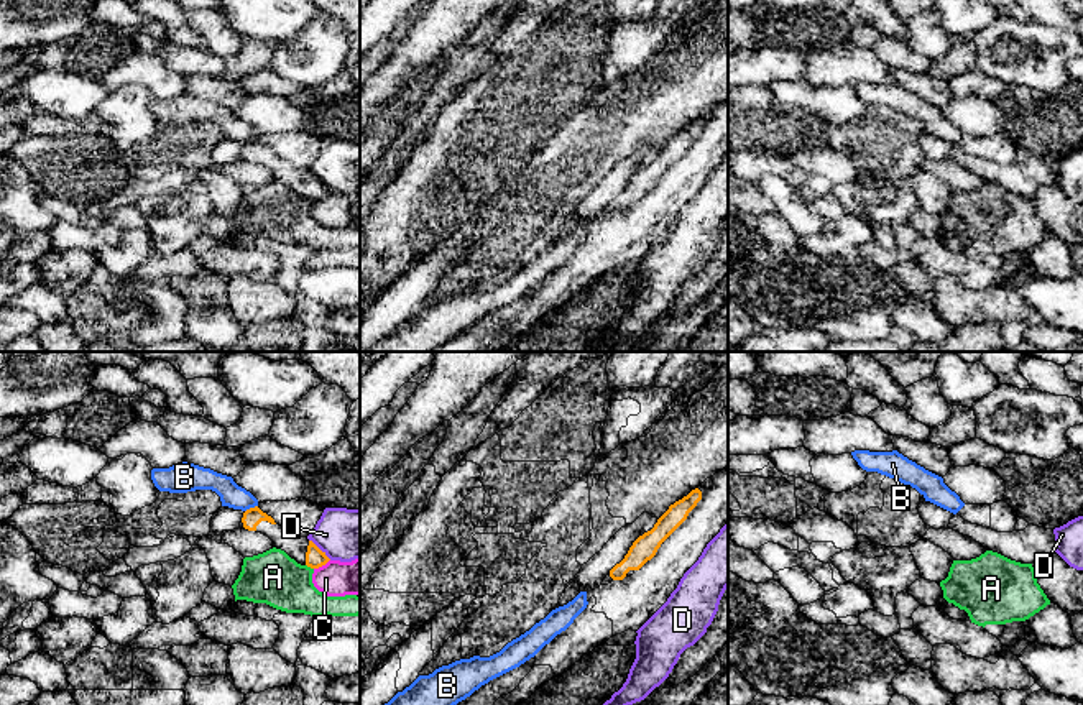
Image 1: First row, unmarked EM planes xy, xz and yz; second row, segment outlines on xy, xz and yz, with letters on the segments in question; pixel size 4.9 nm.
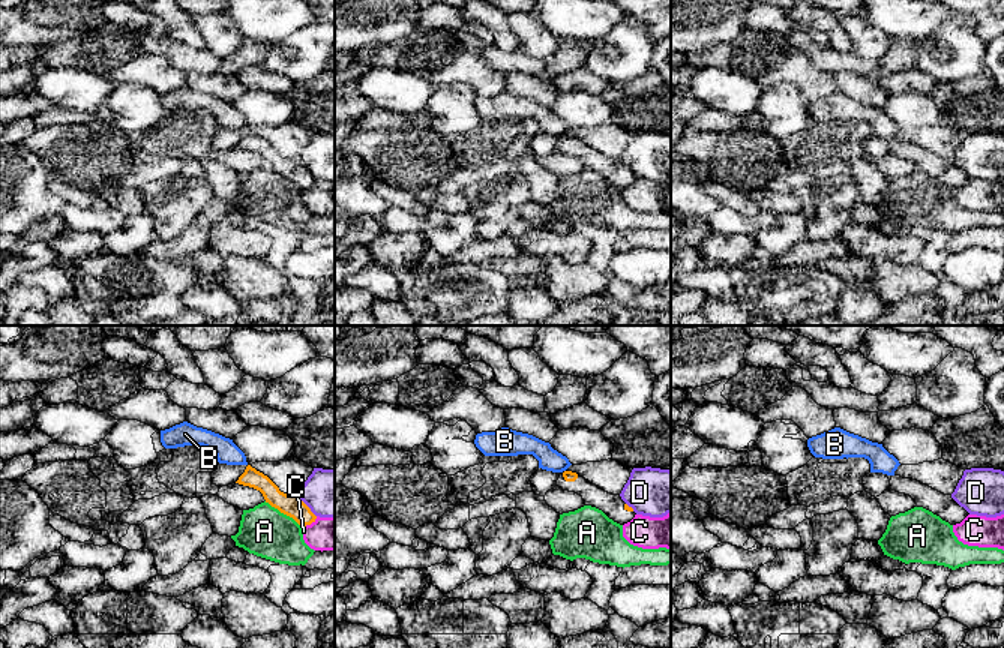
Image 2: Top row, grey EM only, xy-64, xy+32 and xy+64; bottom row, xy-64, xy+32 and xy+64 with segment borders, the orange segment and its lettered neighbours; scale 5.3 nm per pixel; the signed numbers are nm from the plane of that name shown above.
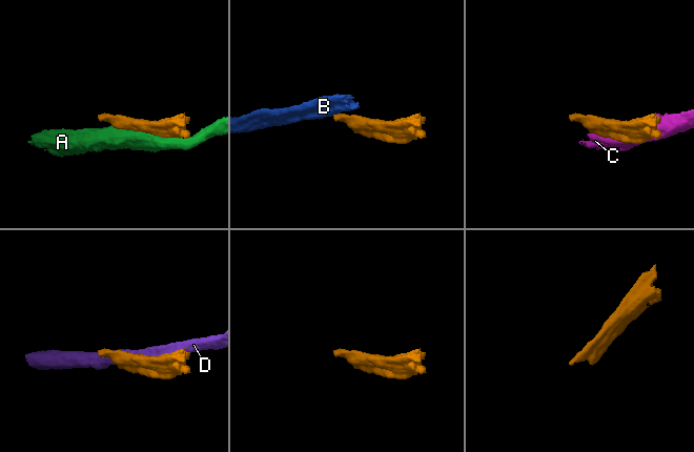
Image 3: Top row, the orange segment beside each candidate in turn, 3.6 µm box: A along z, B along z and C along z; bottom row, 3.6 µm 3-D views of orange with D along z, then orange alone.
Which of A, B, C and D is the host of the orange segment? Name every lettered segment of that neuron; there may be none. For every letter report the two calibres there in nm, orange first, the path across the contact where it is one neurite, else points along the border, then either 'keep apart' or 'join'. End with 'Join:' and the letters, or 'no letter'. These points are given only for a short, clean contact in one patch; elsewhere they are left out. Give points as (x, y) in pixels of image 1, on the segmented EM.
A: calibres 100 and 260 nm; keep apart
B: calibres 90 and 120 nm; border xy (257, 505), (245, 511); keep apart
C: calibres 100 and 180 nm; keep apart
D: calibres 100 and 260 nm; keep apart
Join: no letter

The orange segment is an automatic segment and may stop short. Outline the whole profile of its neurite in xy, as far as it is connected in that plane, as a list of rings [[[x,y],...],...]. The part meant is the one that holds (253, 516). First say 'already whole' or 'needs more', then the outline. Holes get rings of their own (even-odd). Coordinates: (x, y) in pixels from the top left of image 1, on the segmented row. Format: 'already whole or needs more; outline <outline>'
needs more; outline [[[258,506],[243,513],[240,528],[266,534],[273,541],[273,547],[284,551],[301,565],[319,569],[330,560],[312,541],[296,536],[289,529],[276,524],[274,519]]]

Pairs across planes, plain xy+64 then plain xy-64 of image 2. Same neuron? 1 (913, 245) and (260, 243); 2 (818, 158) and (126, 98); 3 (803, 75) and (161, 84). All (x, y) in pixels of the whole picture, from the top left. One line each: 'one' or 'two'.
1: one
2: two
3: one

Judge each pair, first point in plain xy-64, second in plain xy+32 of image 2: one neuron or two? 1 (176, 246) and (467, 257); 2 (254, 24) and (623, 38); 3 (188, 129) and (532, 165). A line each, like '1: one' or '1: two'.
1: one
2: two
3: two

